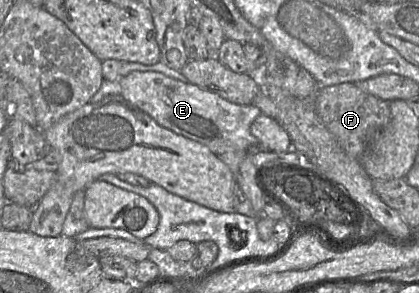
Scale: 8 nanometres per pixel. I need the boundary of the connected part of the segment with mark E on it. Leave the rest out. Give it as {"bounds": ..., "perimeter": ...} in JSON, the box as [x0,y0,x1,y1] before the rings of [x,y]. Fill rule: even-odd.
{"bounds":[118,71,263,157],"perimeter":[[[132,71],[120,77],[118,83],[121,86],[120,95],[128,103],[148,114],[161,126],[205,145],[218,157],[232,149],[263,149],[251,133],[253,121],[262,113],[253,104],[239,105],[200,86],[154,71]]]}

